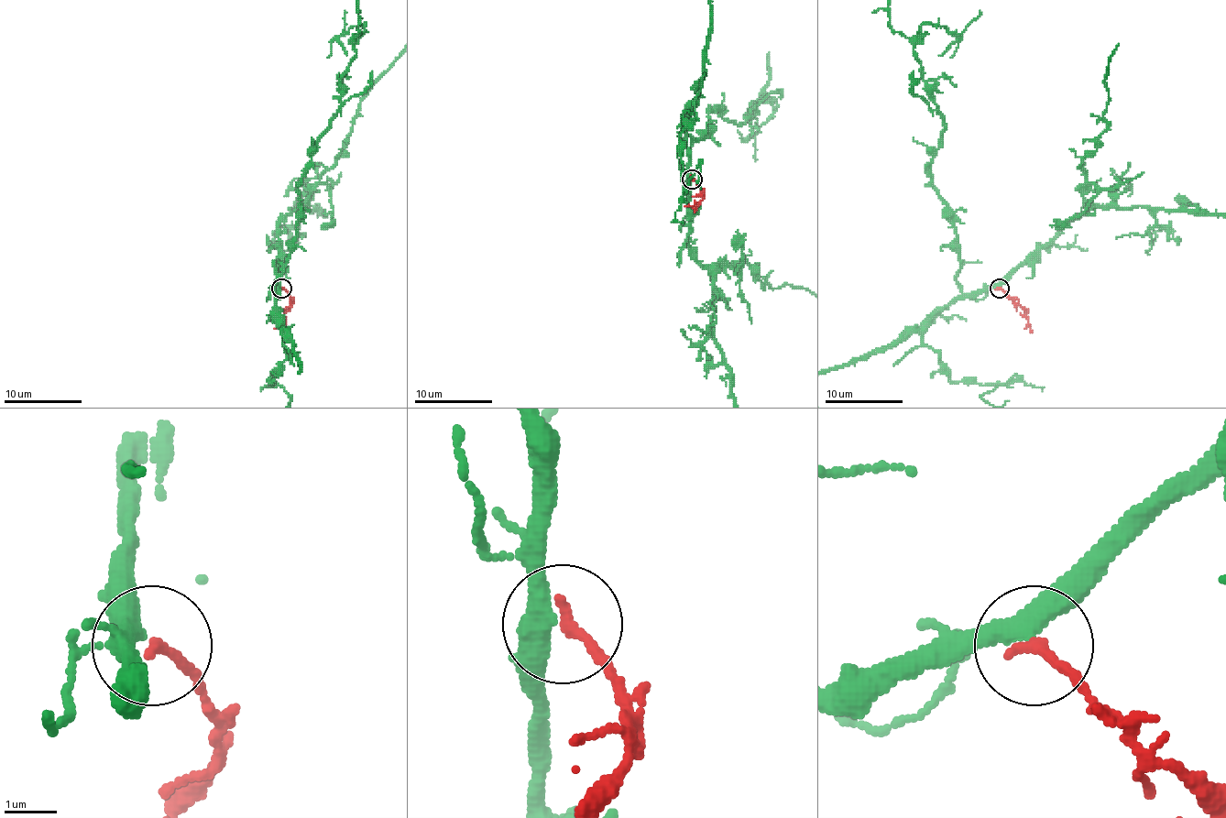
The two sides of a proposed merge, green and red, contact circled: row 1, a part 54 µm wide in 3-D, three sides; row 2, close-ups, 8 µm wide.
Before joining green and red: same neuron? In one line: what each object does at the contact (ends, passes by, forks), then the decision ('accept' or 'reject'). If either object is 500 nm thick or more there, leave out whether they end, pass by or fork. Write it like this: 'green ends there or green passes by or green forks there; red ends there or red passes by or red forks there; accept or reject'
green passes by; red ends there; accept

